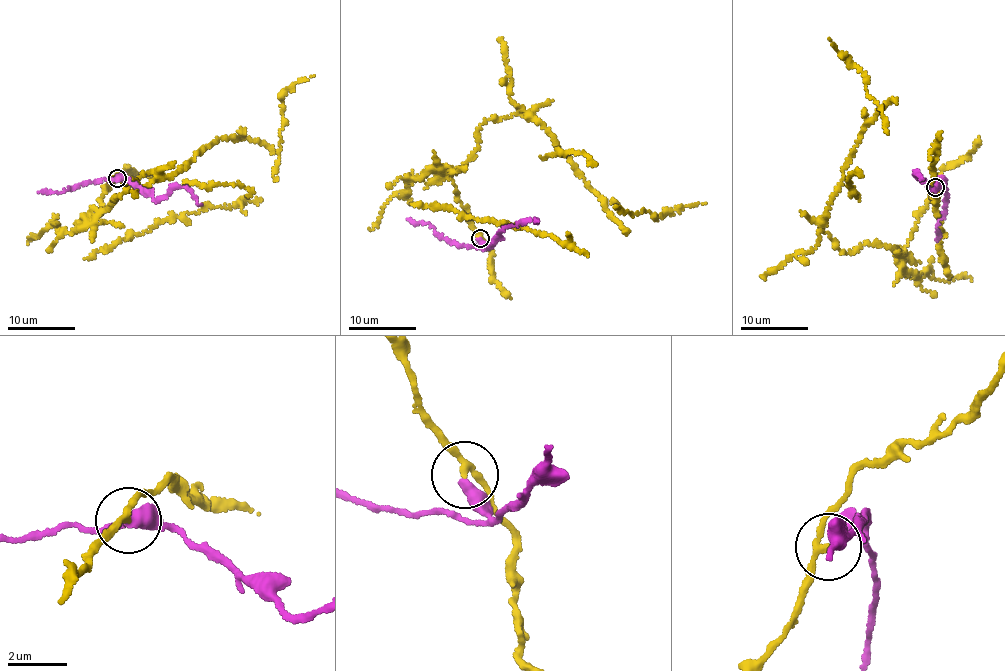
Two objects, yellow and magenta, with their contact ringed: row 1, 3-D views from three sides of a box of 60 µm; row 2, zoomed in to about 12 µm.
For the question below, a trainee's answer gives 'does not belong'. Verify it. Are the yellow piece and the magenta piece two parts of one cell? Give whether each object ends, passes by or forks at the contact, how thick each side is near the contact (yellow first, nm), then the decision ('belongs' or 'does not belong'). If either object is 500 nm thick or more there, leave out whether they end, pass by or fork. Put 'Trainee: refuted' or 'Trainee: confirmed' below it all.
yellow passes by; magenta ends there; 200 nm thick on the yellow side, 480 nm on the other; does not belong
Trainee: confirmed

